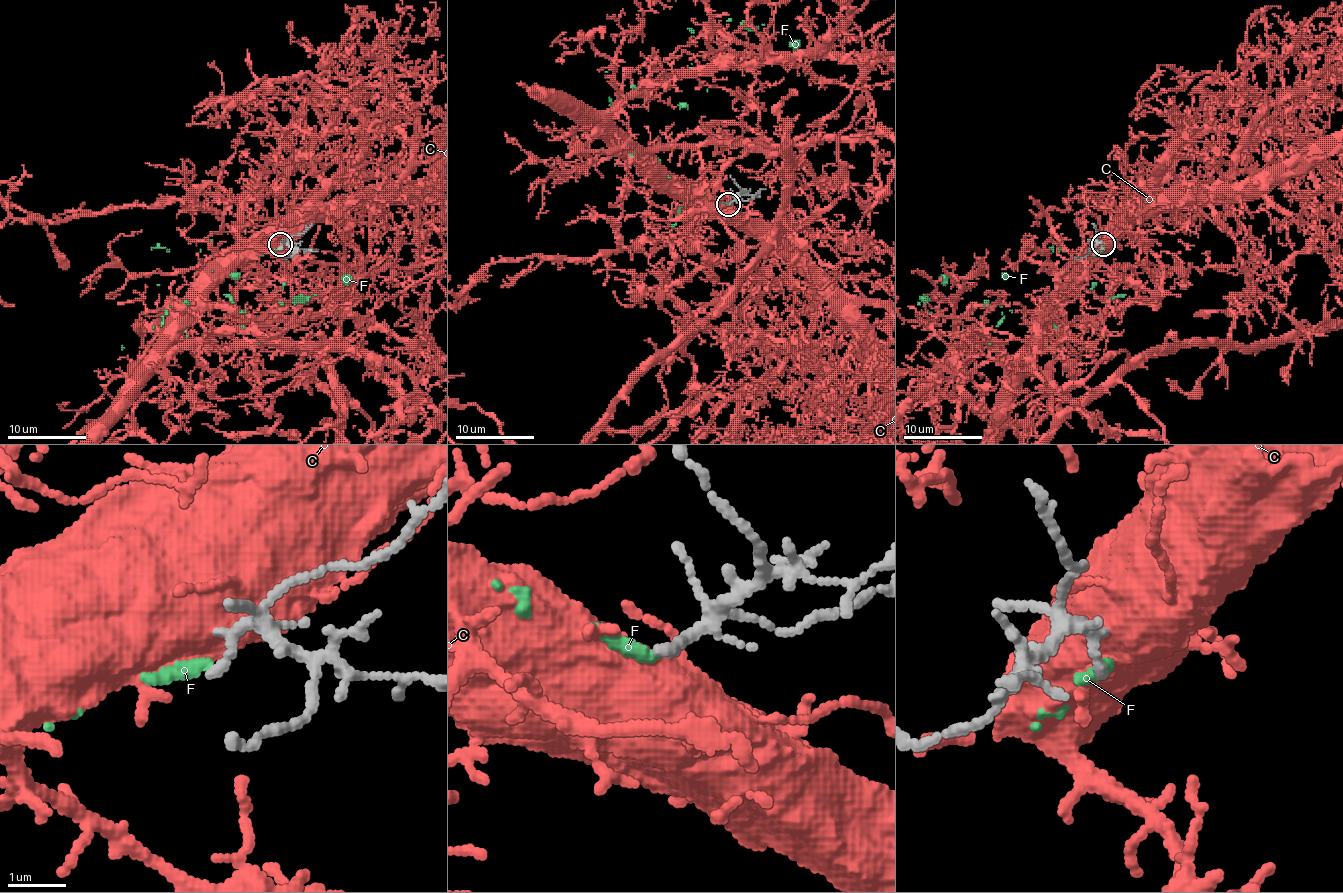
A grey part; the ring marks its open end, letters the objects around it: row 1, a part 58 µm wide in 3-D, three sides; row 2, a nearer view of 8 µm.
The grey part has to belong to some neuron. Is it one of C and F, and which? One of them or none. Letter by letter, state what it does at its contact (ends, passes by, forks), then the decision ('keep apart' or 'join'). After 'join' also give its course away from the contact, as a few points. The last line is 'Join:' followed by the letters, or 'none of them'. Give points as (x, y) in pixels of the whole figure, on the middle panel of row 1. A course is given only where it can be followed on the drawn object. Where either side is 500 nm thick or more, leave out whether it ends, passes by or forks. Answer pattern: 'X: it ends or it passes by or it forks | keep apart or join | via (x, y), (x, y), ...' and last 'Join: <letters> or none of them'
C: join
F: it ends | keep apart
Join: C

